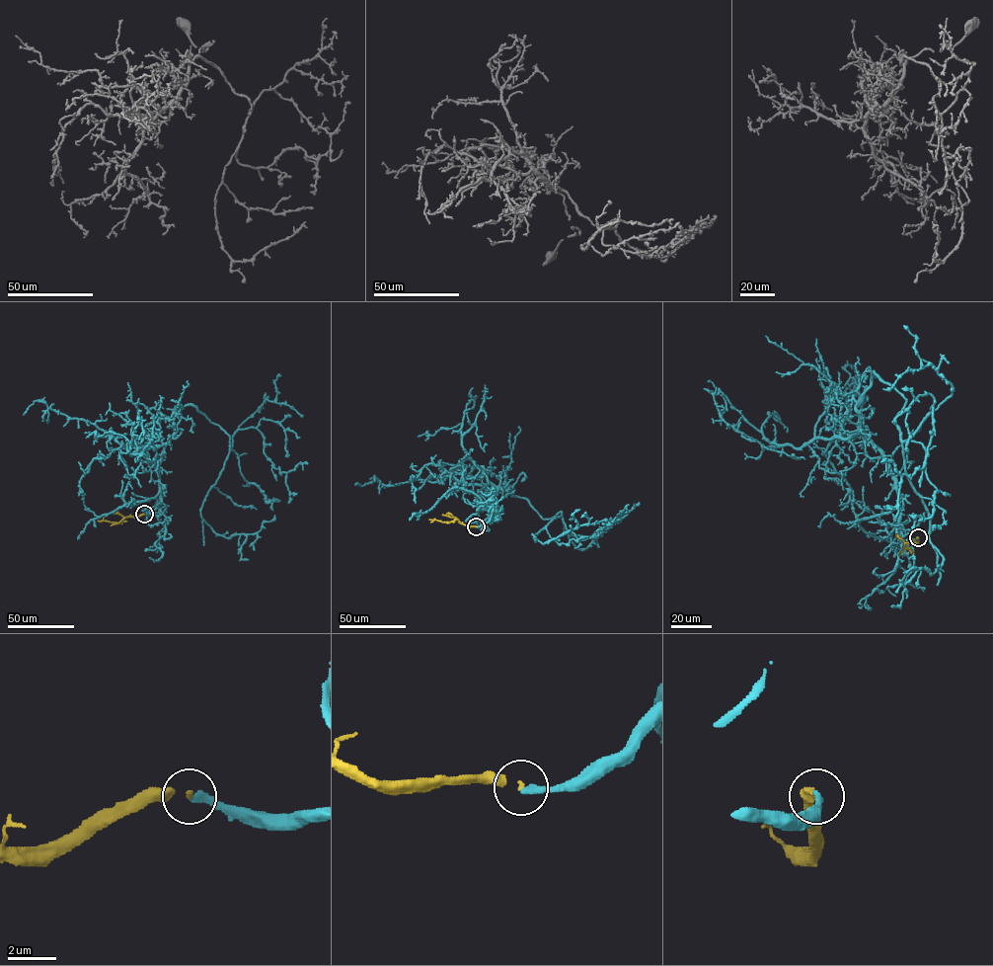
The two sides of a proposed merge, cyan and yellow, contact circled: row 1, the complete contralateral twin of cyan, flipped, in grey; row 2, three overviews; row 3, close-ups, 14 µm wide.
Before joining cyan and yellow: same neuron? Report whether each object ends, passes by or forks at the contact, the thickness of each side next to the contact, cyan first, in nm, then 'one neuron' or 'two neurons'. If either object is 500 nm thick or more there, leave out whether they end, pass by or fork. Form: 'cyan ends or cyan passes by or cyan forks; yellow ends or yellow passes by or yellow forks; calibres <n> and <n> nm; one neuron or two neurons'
cyan ends; yellow ends; calibres 300 and 140 nm; one neuron

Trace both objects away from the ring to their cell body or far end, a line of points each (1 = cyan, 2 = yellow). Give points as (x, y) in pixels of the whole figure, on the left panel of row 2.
1: (145, 514), (160, 515), (162, 451), (193, 405), (229, 438), (200, 517), (228, 537), (274, 516)
2: (145, 514), (125, 517), (118, 523), (98, 521)

